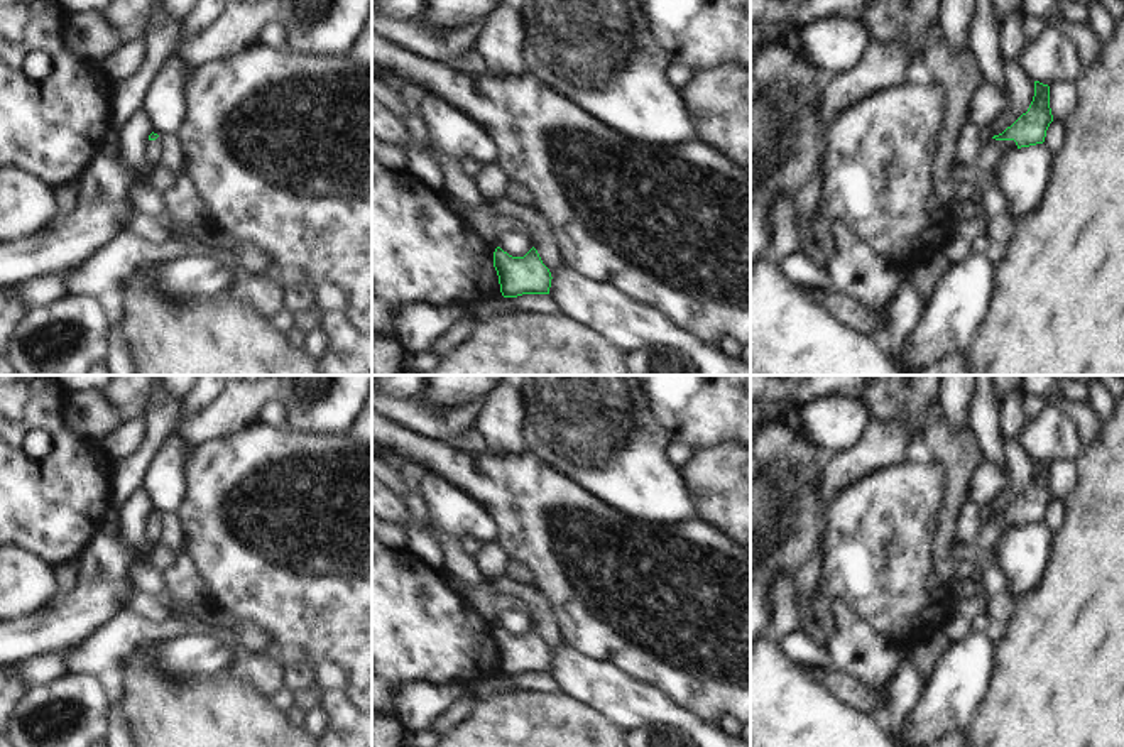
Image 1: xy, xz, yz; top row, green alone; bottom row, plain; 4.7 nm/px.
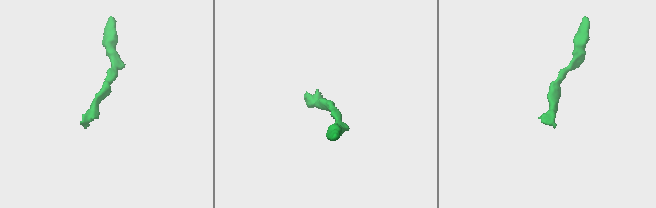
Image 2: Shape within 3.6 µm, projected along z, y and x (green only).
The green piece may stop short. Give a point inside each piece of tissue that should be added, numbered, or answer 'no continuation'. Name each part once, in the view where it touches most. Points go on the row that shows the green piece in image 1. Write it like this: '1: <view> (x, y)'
1: yz (994, 151)

